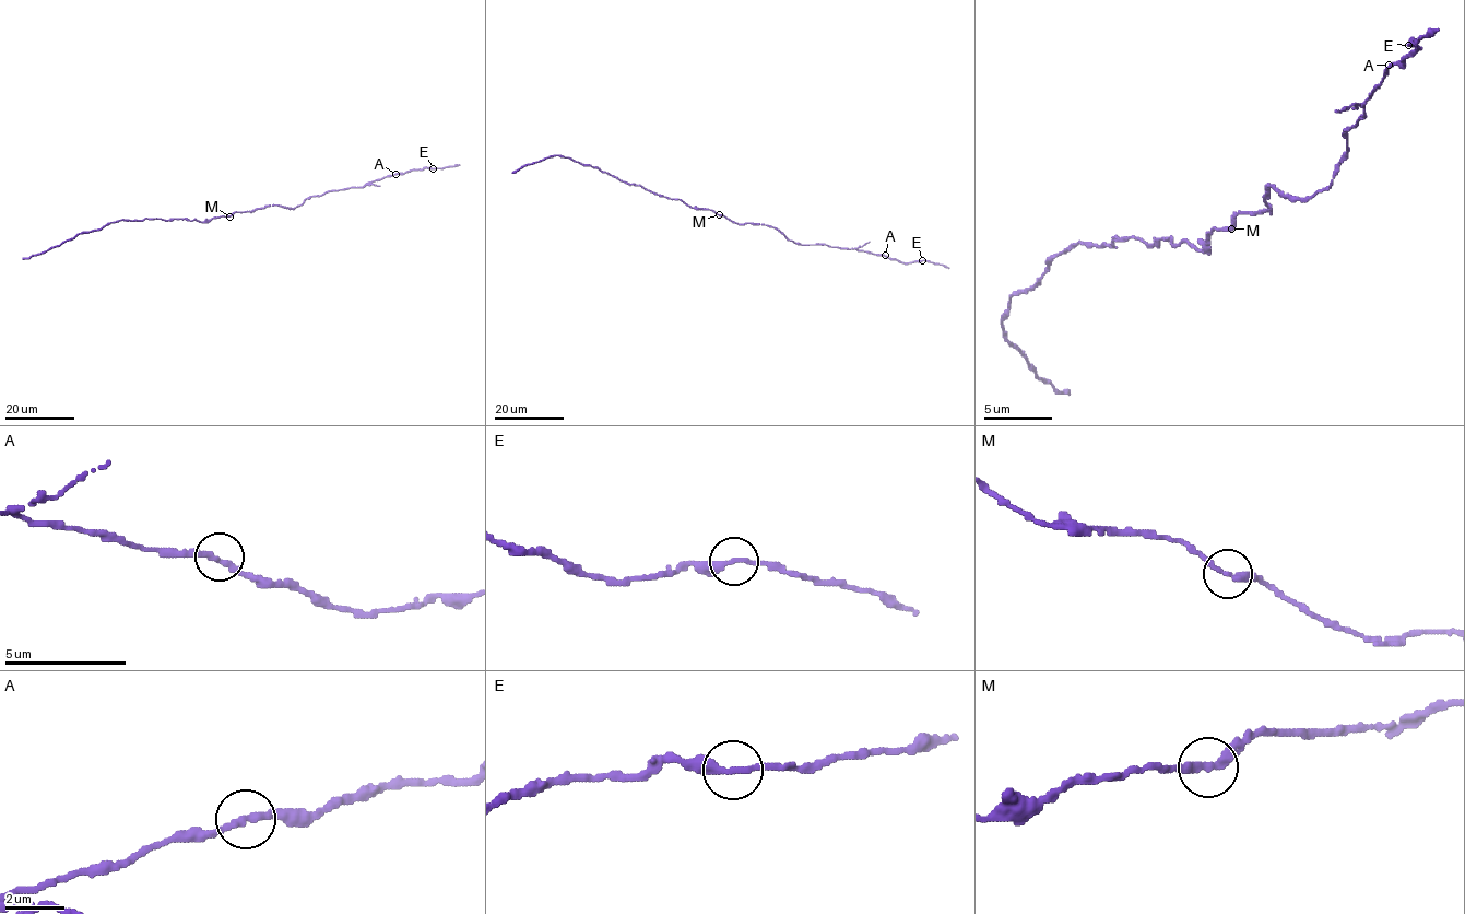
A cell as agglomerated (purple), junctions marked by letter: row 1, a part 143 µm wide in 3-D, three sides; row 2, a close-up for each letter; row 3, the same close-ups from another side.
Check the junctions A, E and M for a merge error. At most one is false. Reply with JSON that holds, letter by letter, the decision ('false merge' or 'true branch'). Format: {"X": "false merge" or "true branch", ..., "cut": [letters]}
{"A": "true branch", "E": "true branch", "M": "true branch", "cut": []}

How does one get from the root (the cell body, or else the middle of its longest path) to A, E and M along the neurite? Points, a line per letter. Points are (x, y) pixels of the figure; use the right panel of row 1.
A: (1242, 211), (1266, 211), (1266, 184), (1290, 197), (1327, 190), (1348, 153), (1344, 132), (1365, 116), (1389, 65)
E: (1242, 211), (1266, 211), (1266, 184), (1290, 197), (1327, 190), (1344, 132), (1419, 48), (1408, 45)
M: (1242, 211), (1232, 227)

